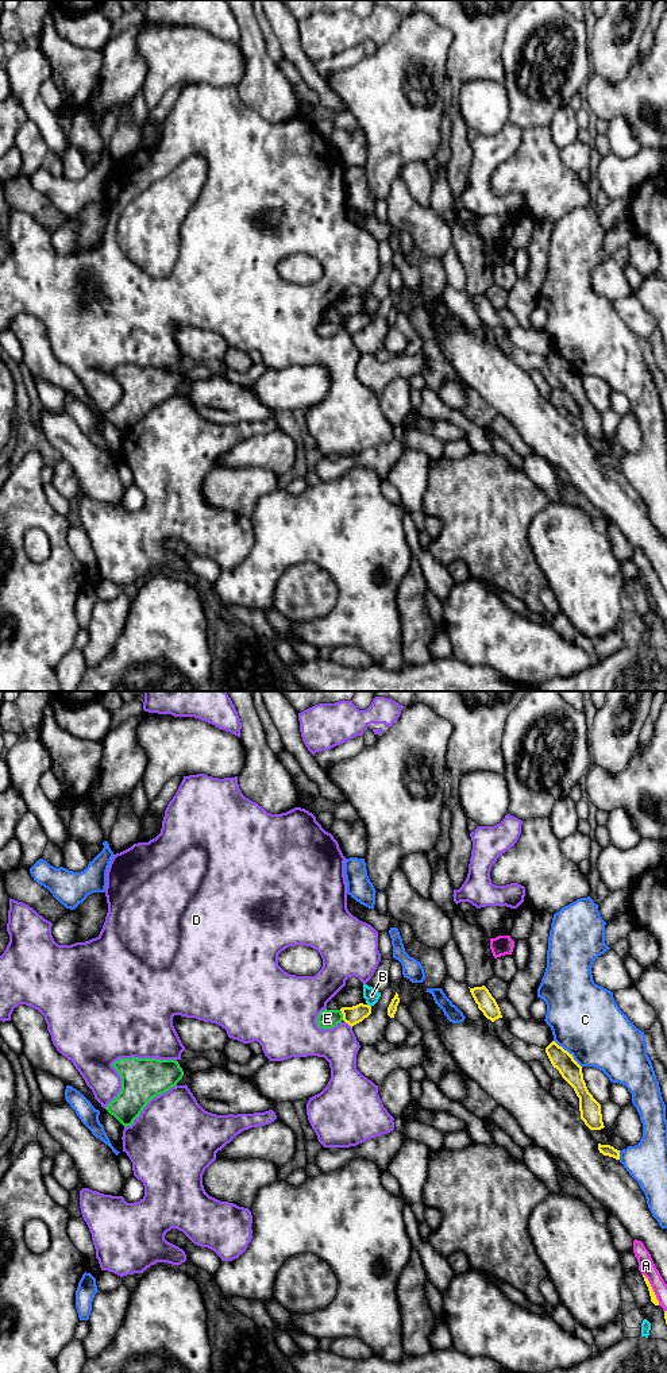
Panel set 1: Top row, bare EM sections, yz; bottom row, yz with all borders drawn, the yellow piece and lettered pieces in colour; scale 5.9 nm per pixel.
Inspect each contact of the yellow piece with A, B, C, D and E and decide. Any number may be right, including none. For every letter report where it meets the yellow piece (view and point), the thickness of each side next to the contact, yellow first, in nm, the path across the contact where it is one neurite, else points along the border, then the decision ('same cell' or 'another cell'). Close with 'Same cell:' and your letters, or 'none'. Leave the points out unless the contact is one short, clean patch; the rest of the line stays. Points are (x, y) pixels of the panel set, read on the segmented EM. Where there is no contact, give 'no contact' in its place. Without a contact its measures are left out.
A: meets yellow in yz at (652, 1289); 40 nm thick on the yellow side, 100 nm on the other; another cell
B: meets yellow in yz at (367, 1005); 110 nm thick on the yellow side, 90 nm on the other; another cell
C: meets yellow in yz at (569, 1053); 120 nm thick on the yellow side, 420 nm on the other; another cell
D: meets yellow in yz at (349, 1024); 110 nm thick on the yellow side, 220 nm on the other; another cell
E: meets yellow in yz at (343, 1015); 110 nm thick on the yellow side, 110 nm on the other; border along yz (339, 1010), (343, 1019); another cell
Same cell: none

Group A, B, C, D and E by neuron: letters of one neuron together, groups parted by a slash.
A / B / C / D / E

